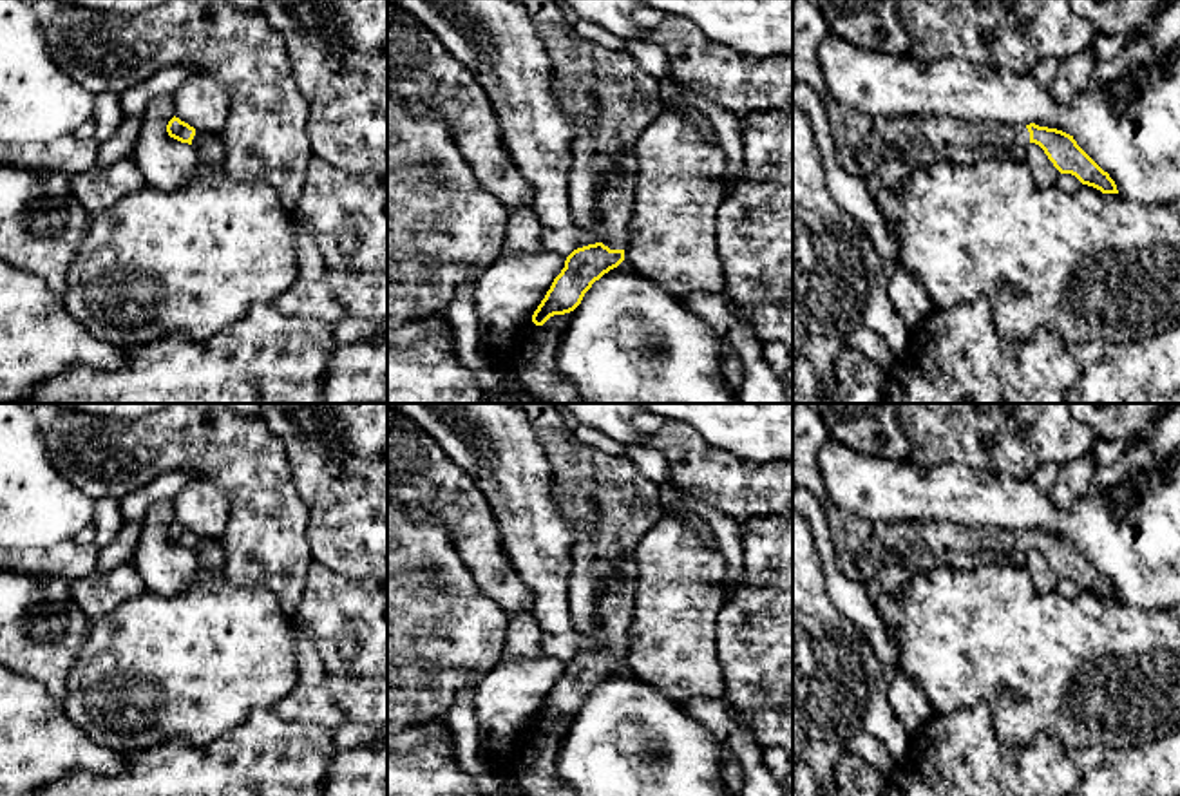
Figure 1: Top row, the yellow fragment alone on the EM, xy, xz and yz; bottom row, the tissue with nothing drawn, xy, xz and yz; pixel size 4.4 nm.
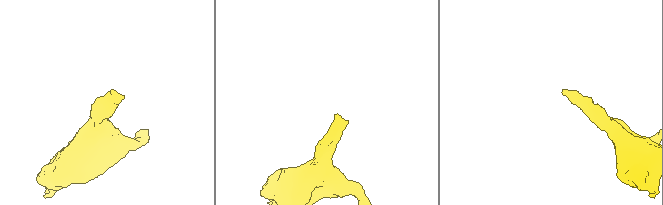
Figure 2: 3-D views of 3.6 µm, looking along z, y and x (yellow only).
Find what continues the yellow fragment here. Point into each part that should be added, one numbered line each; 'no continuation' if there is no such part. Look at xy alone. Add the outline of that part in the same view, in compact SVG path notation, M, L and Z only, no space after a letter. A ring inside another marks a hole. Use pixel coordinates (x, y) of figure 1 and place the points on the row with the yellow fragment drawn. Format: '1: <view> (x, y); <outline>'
1: xy (209, 145); M195 130L192 147L197 150L203 165L221 166L224 161L224 147L219 134Z

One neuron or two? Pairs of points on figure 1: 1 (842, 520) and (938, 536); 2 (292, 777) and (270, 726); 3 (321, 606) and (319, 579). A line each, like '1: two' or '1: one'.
1: one
2: one
3: one

